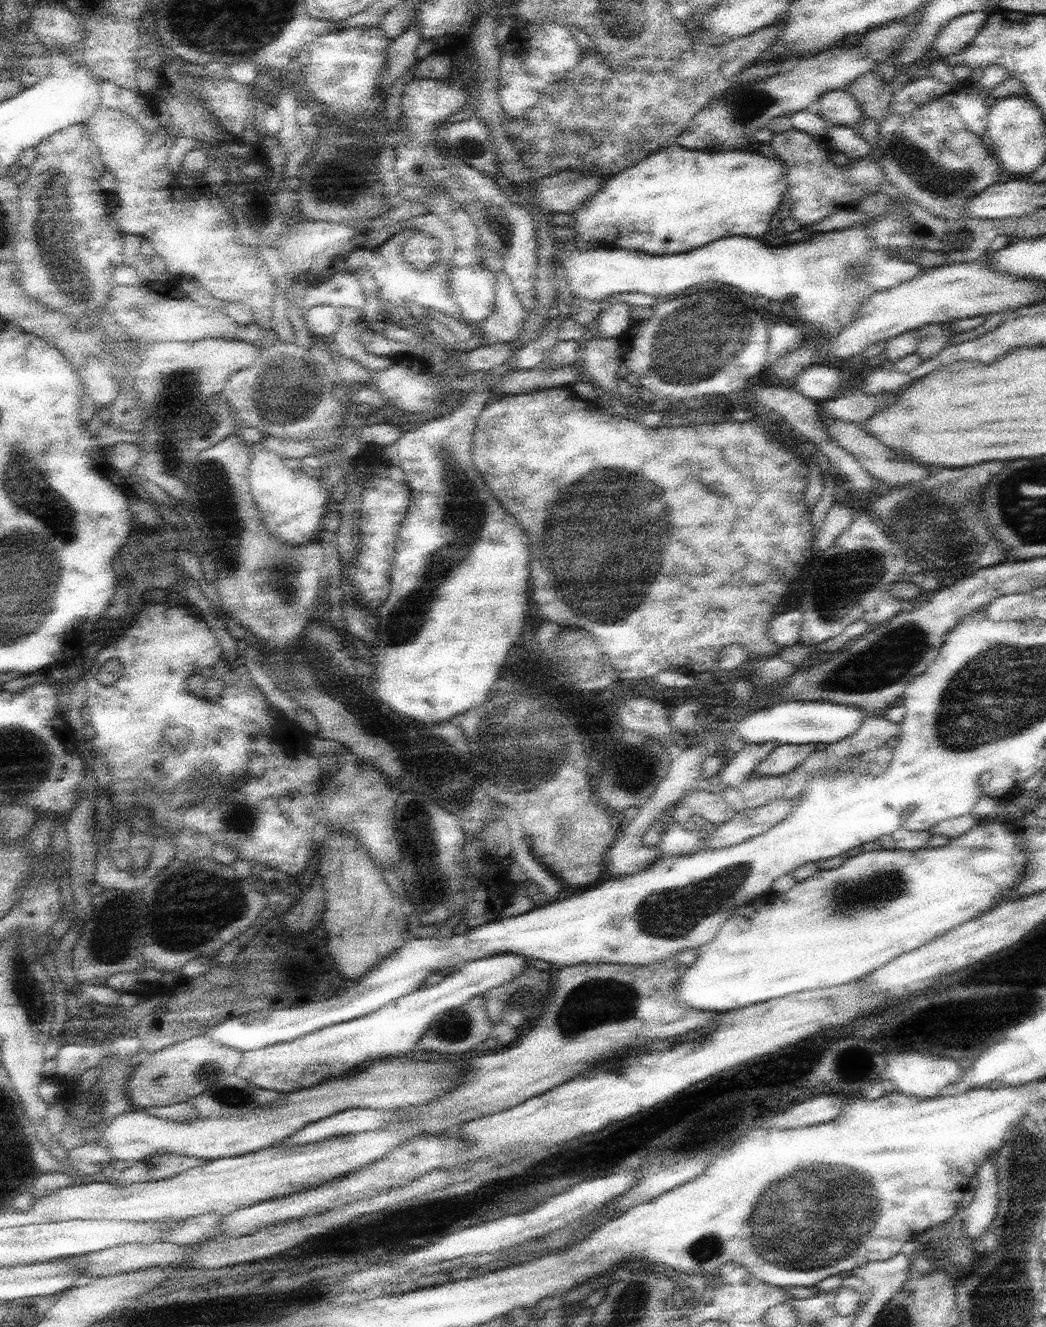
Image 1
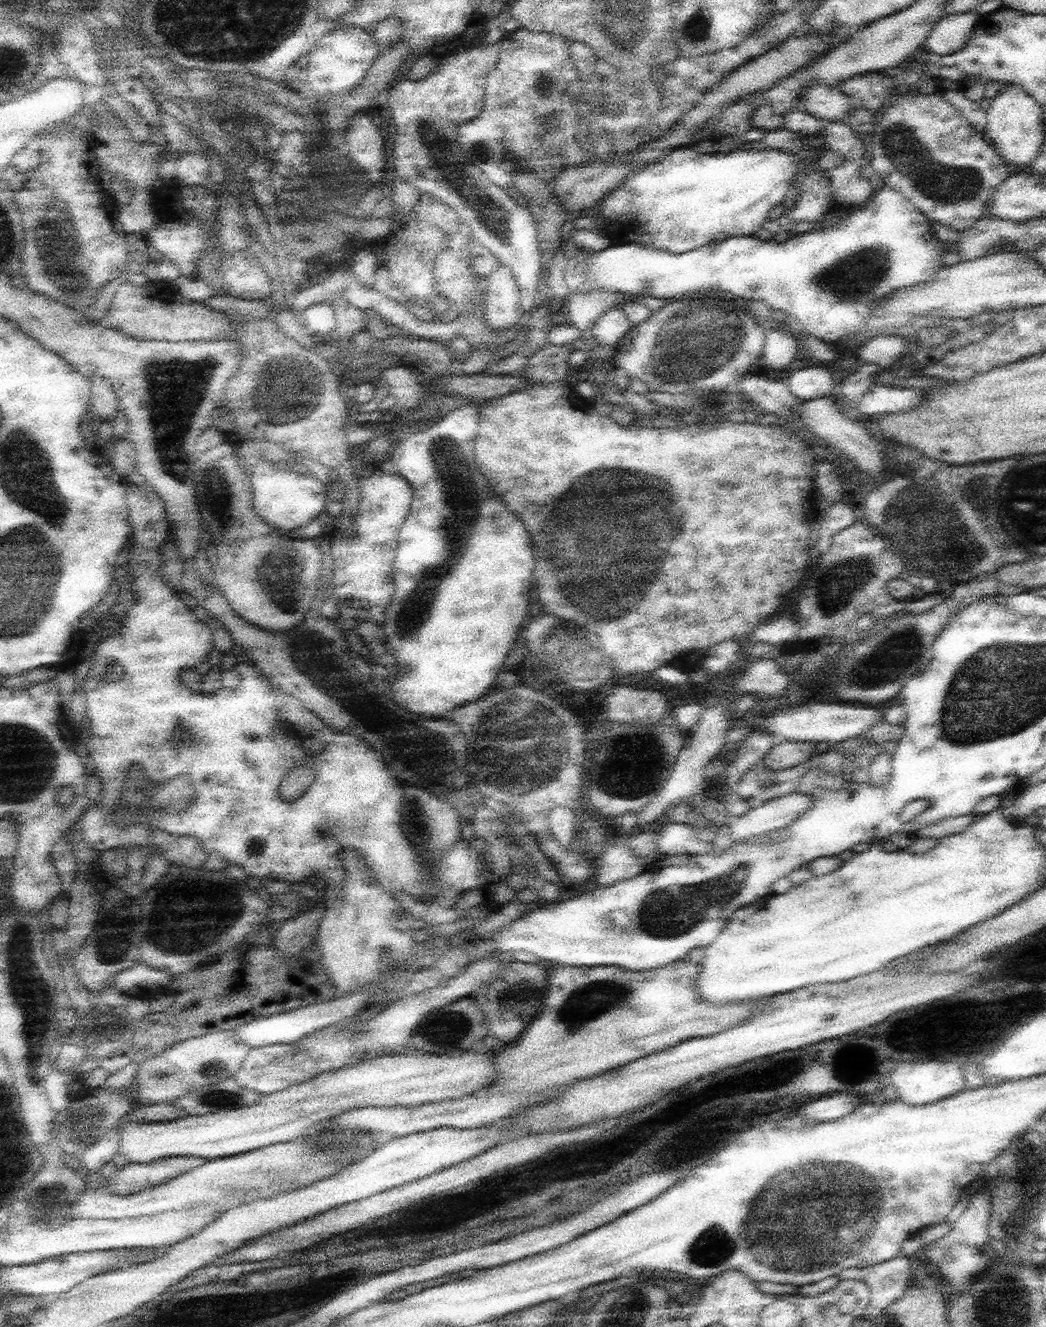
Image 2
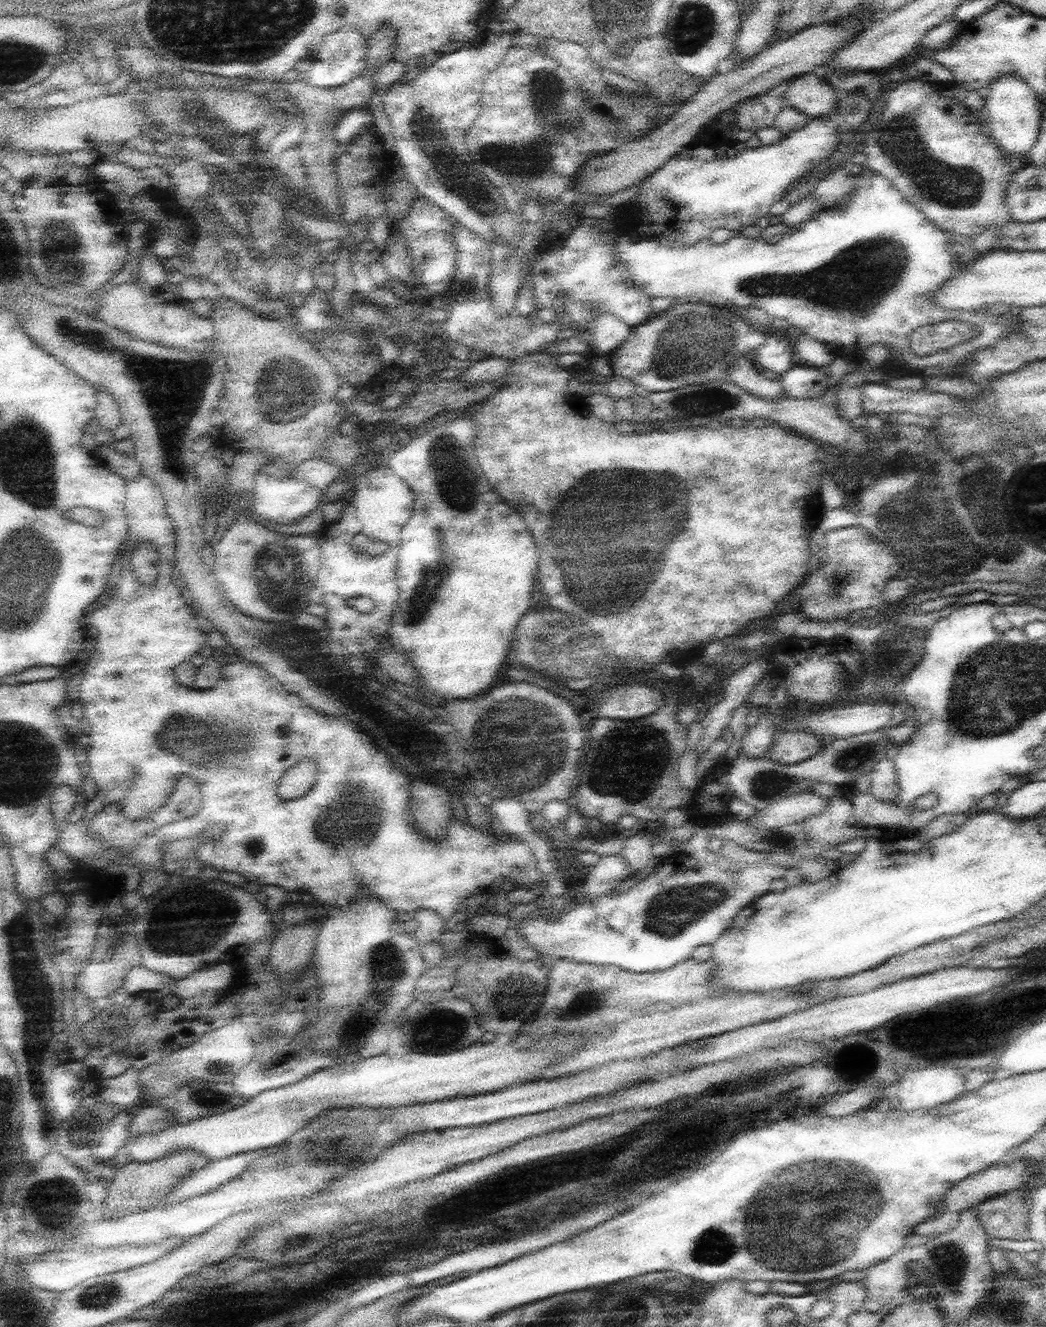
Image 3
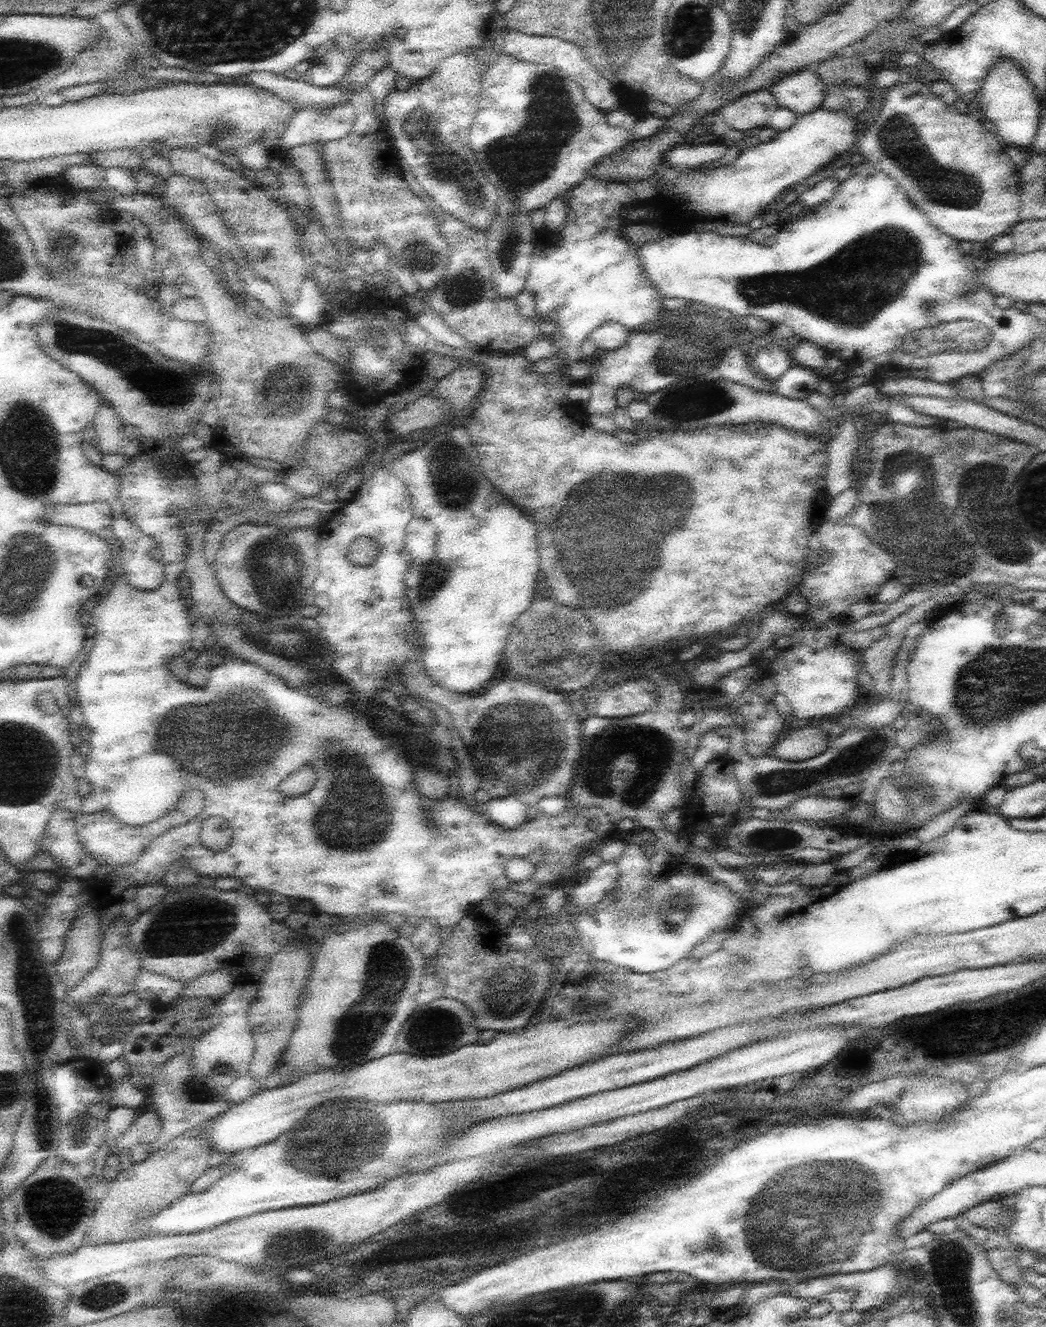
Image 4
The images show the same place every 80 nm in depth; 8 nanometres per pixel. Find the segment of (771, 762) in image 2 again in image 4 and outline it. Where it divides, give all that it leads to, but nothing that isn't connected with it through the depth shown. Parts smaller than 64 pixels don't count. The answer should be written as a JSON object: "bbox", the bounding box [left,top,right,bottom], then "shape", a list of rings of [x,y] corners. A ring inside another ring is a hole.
{"bbox":[774,728,828,762],"shape":[[[820,728],[786,731],[774,746],[774,756],[785,761],[802,762],[822,754],[828,748],[828,744],[828,734],[822,732]]]}

